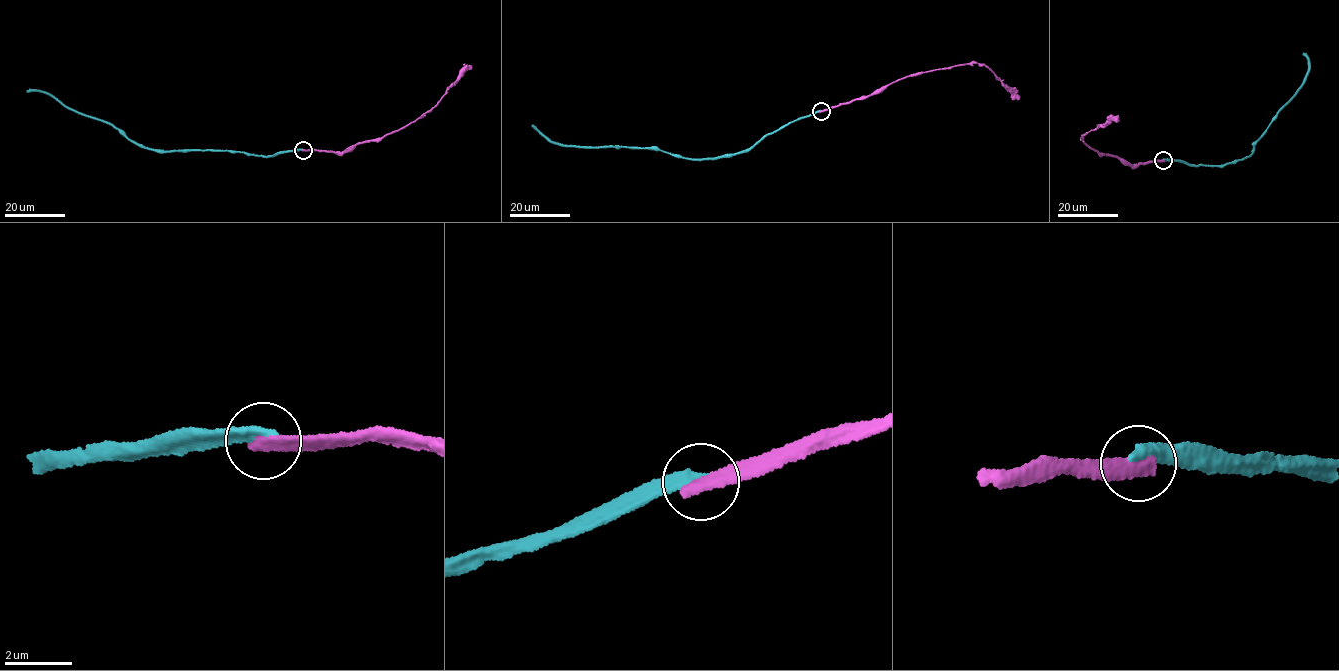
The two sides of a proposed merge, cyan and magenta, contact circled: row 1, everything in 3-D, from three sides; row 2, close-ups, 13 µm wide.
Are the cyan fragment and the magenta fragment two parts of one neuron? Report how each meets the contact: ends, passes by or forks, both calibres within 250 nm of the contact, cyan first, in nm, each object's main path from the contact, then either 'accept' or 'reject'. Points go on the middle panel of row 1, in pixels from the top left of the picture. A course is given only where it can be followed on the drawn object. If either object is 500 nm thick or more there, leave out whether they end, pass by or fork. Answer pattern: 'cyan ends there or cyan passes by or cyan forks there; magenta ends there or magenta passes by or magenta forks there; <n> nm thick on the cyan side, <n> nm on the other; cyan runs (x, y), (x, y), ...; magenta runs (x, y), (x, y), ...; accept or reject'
cyan ends there; magenta ends there; 380 nm thick on the cyan side, 460 nm on the other; cyan runs (821, 111), (764, 135), (745, 149), (697, 159), (615, 145), (562, 145), (548, 140), (532, 125); magenta runs (821, 111), (880, 92), (908, 76), (975, 63), (986, 66), (1019, 99); reject

